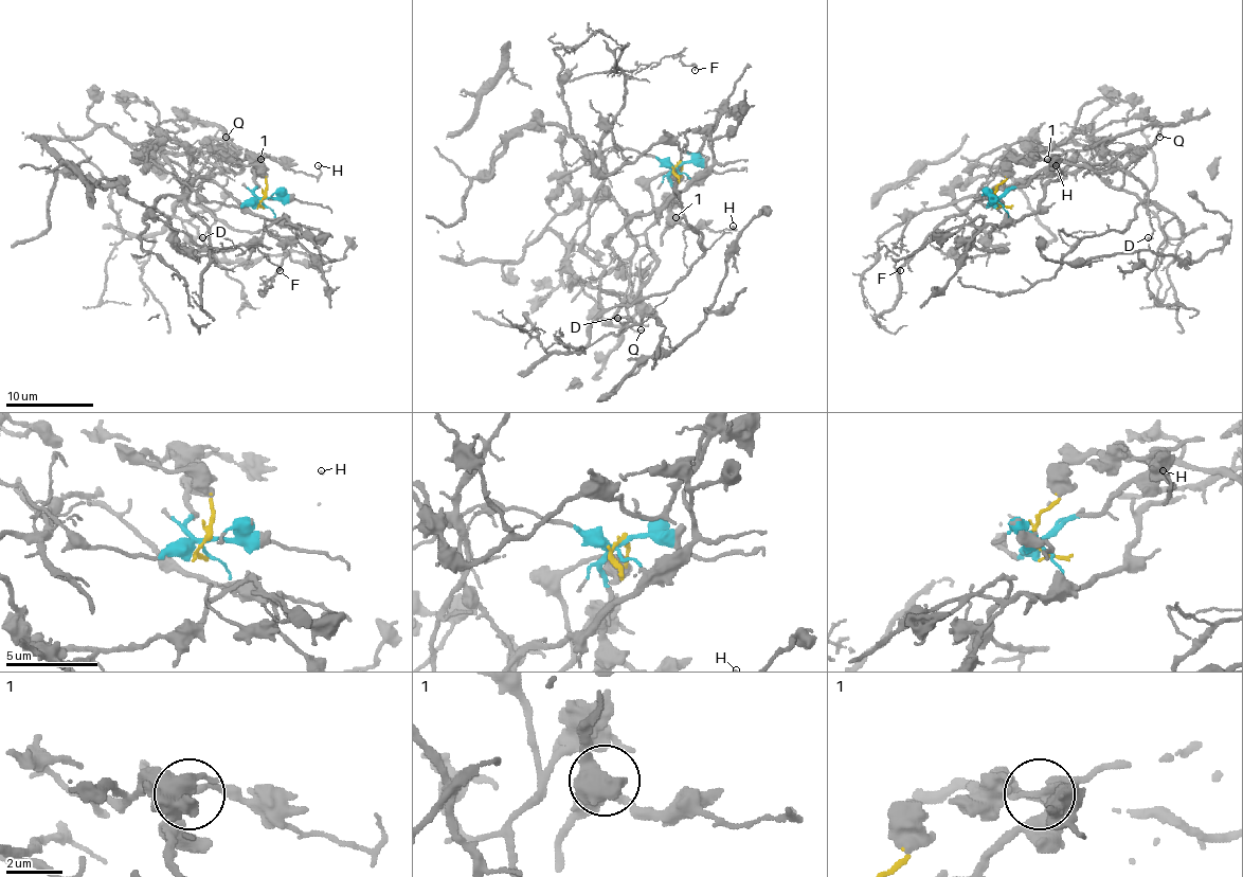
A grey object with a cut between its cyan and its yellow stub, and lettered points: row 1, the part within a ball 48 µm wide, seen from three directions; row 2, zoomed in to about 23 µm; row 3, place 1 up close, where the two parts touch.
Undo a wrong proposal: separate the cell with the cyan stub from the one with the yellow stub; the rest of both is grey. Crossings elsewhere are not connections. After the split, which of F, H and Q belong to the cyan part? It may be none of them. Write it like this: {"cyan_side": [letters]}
{"cyan_side": ["F", "Q"]}

